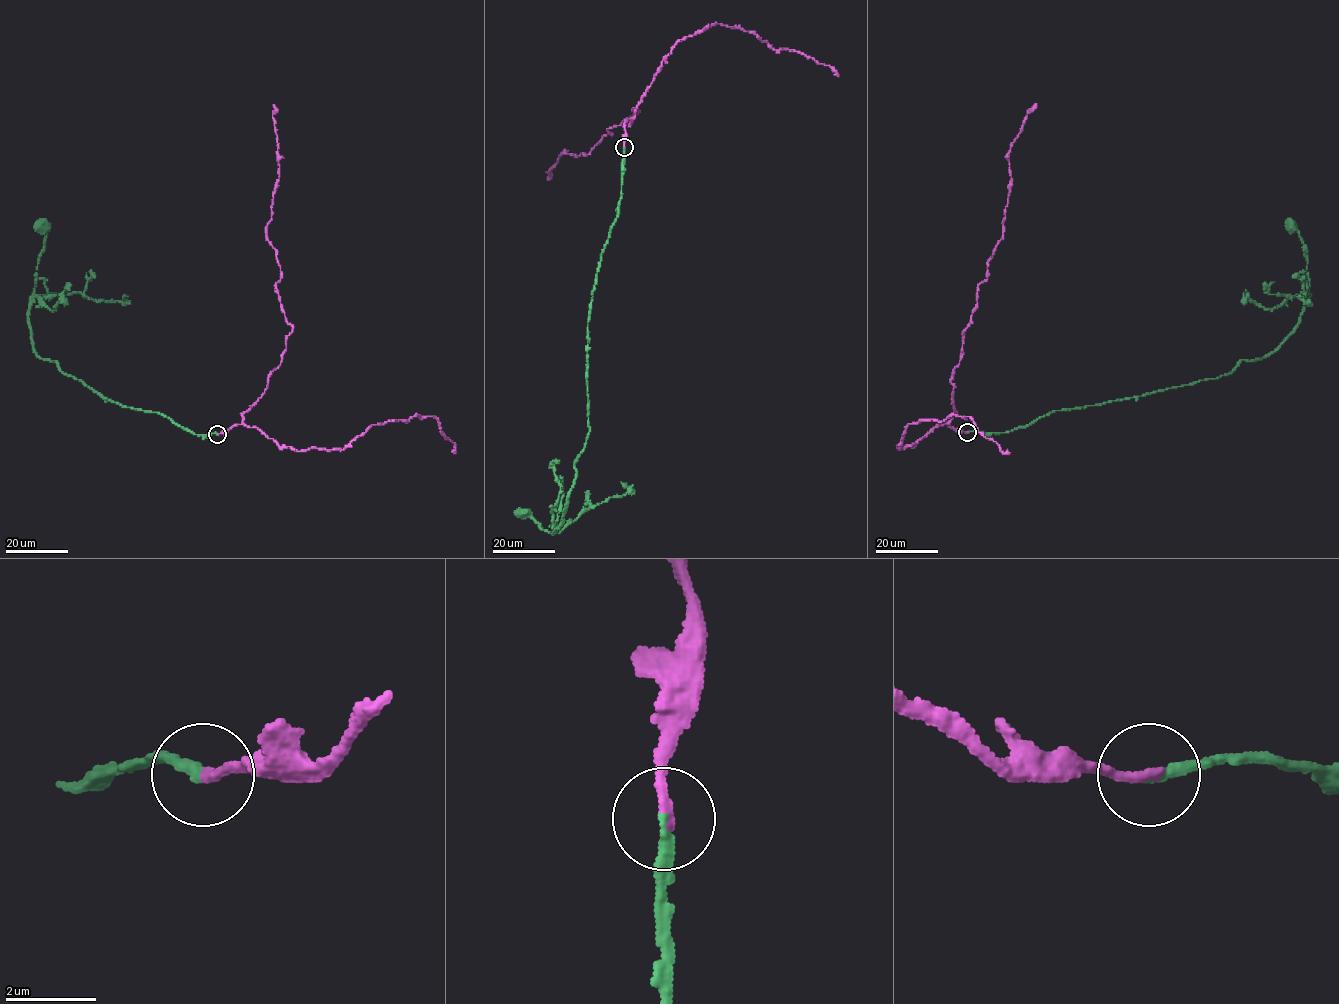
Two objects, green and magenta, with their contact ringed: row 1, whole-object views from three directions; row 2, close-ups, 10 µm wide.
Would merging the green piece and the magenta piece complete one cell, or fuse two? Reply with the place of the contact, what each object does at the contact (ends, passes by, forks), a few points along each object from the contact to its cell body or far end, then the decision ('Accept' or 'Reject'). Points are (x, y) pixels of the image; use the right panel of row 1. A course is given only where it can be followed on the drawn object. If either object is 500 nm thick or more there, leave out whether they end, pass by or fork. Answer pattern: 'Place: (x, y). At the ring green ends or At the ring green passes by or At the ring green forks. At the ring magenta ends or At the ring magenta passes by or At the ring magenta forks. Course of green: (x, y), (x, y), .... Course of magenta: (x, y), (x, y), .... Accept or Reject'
Place: (967, 432). At the ring green ends. At the ring magenta ends. Course of green: (967, 432), (1008, 432), (1054, 411), (1218, 378), (1241, 360), (1270, 355), (1298, 324), (1309, 286), (1291, 225). Course of magenta: (967, 432), (947, 422), (955, 410), (951, 374), (1002, 235), (1011, 144), (1036, 103). Accept

